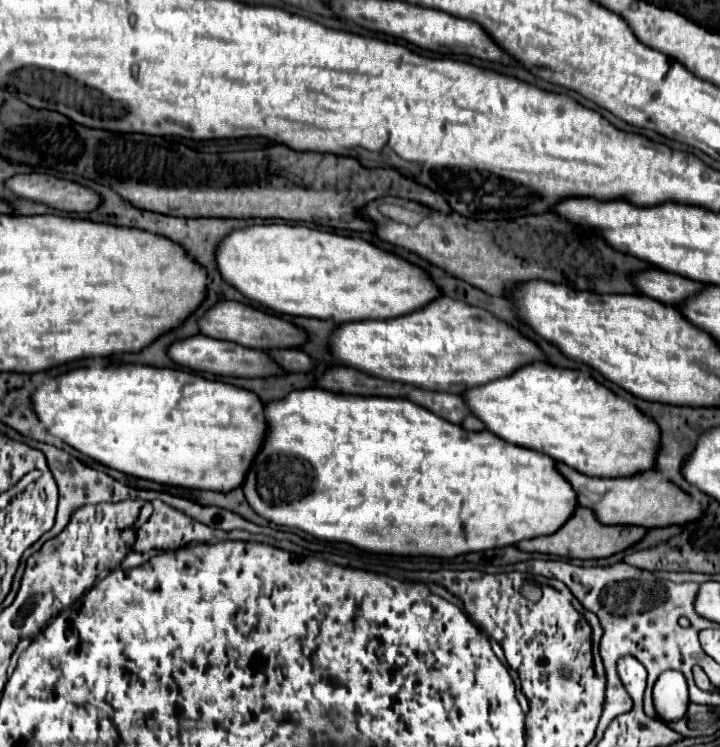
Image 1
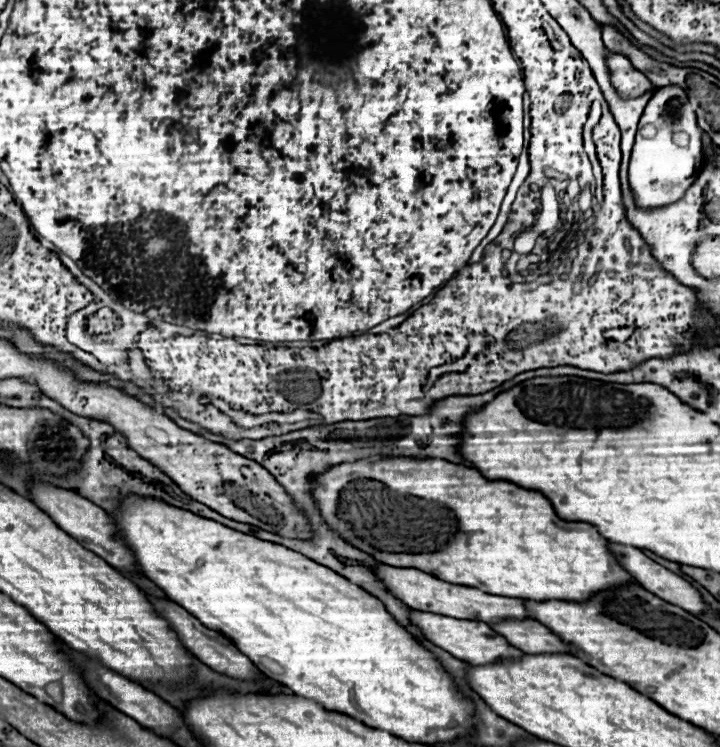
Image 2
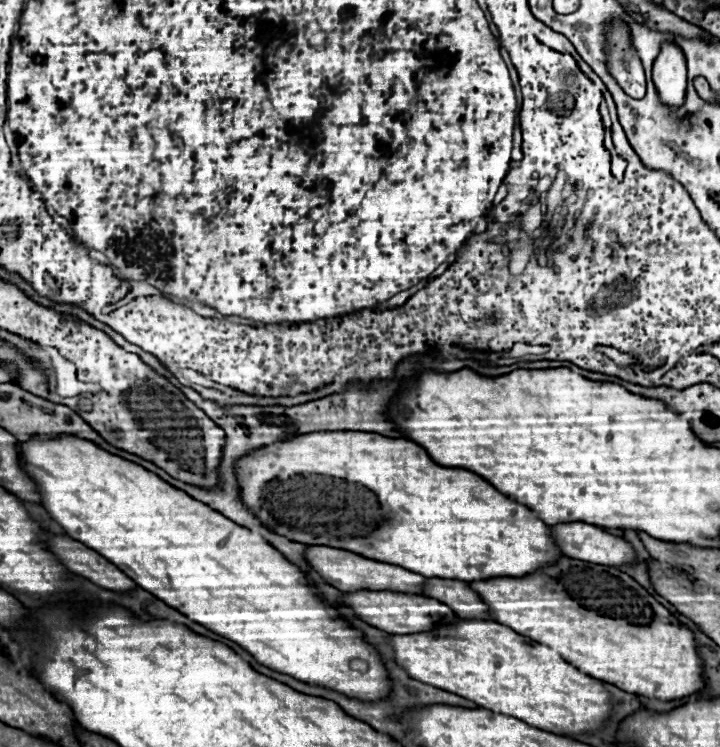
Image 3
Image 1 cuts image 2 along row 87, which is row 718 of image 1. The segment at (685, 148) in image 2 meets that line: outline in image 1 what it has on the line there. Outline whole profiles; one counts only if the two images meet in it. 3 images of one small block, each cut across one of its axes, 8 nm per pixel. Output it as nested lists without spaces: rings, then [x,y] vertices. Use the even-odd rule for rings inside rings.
[[[666,670],[654,684],[654,708],[664,720],[674,722],[682,718],[688,708],[688,686],[684,674],[678,670]]]

